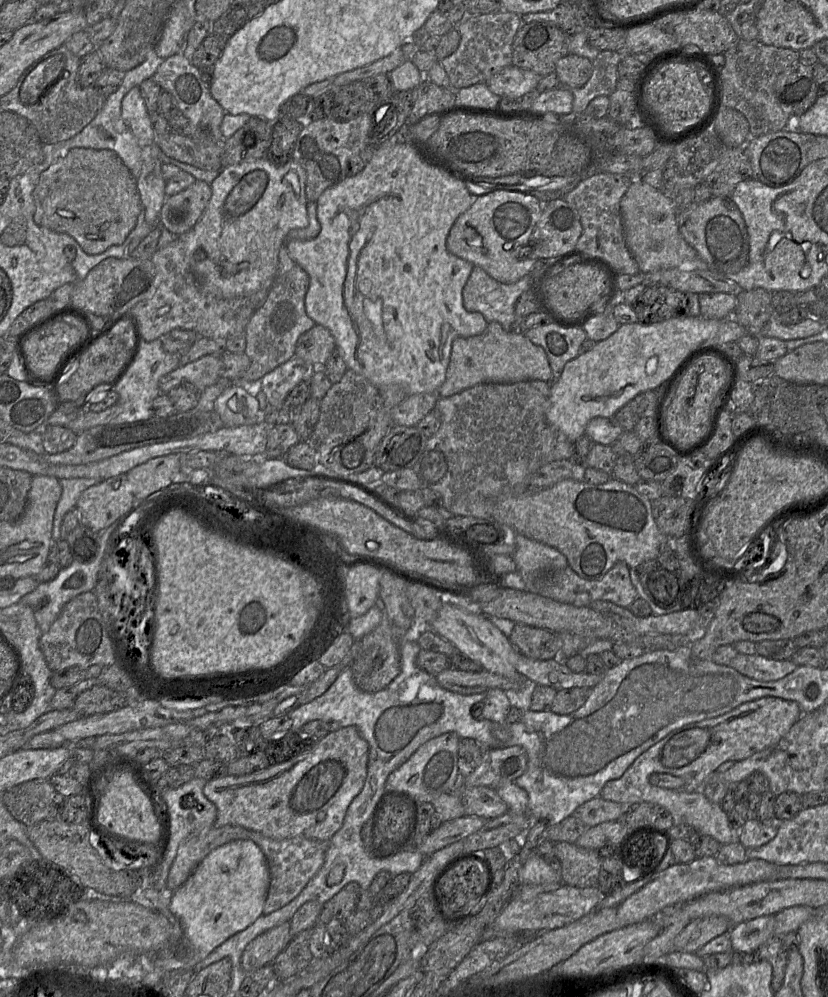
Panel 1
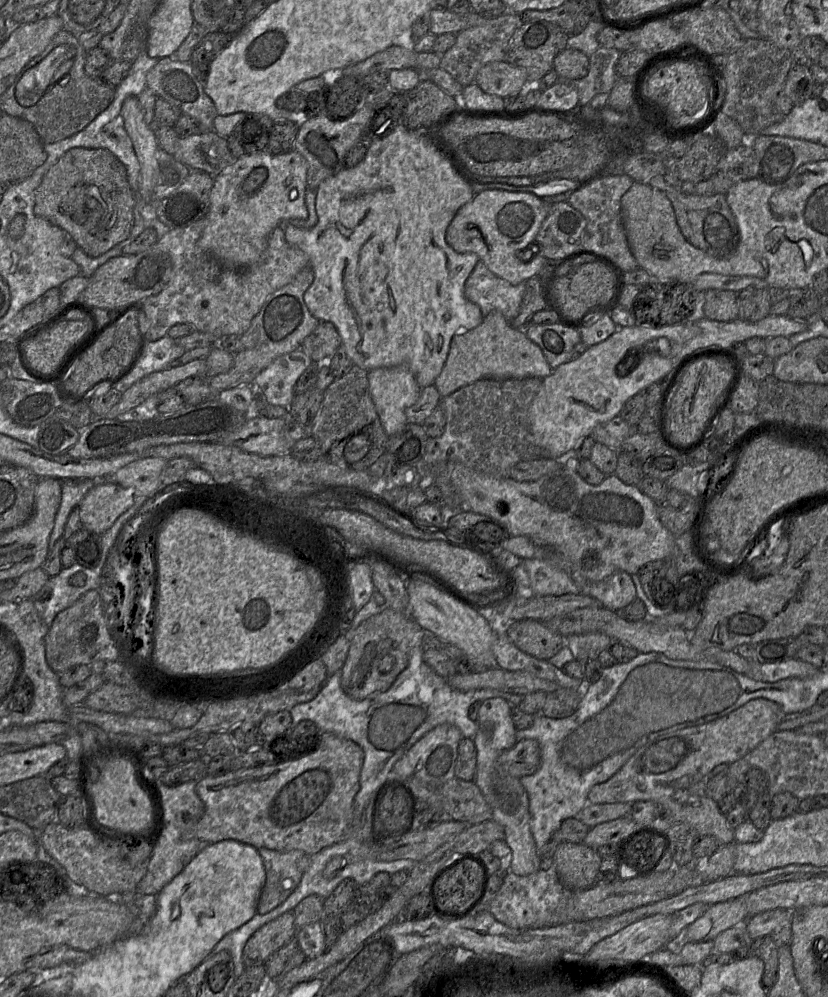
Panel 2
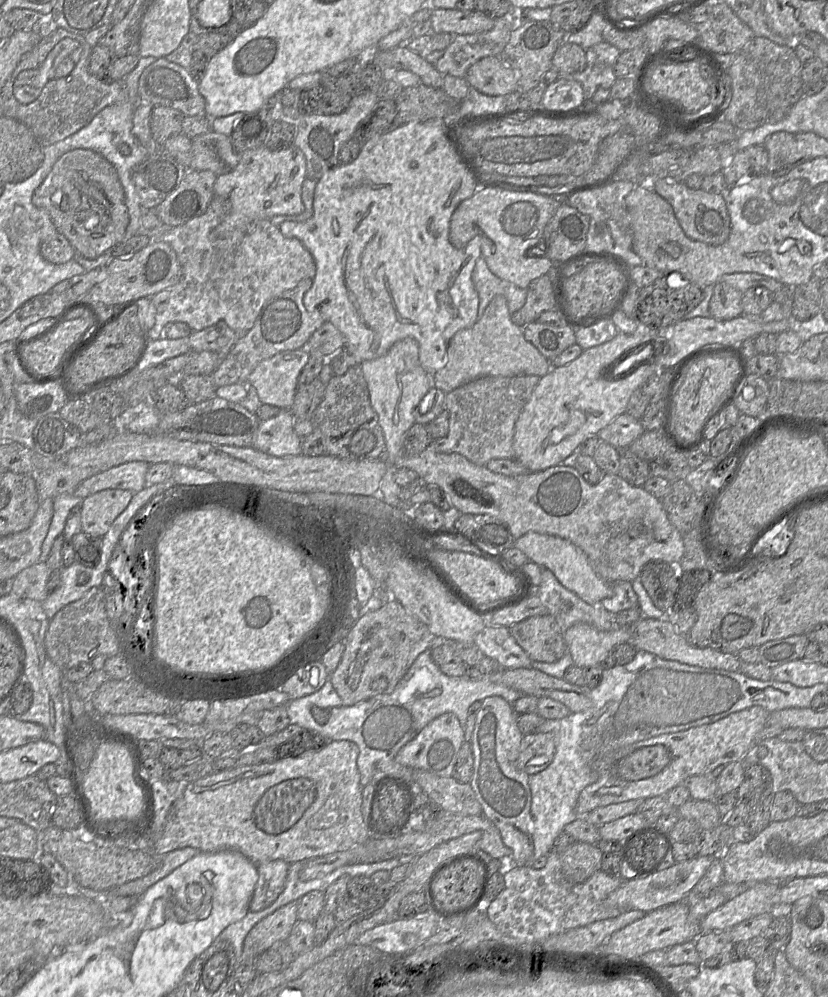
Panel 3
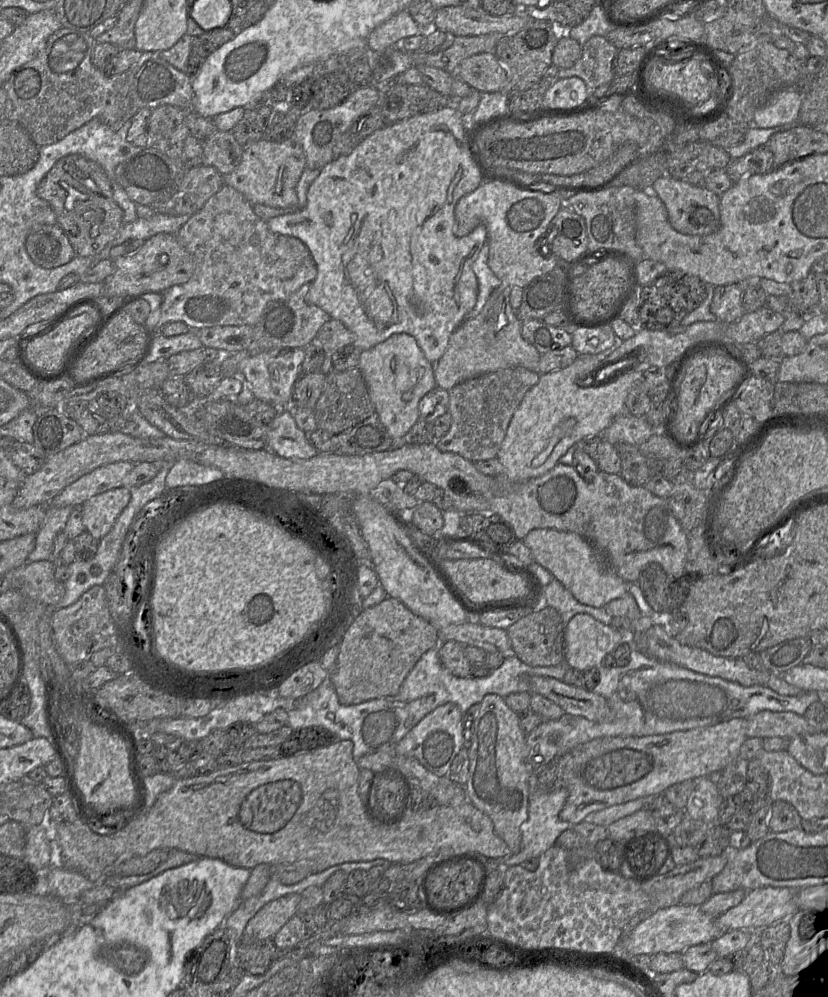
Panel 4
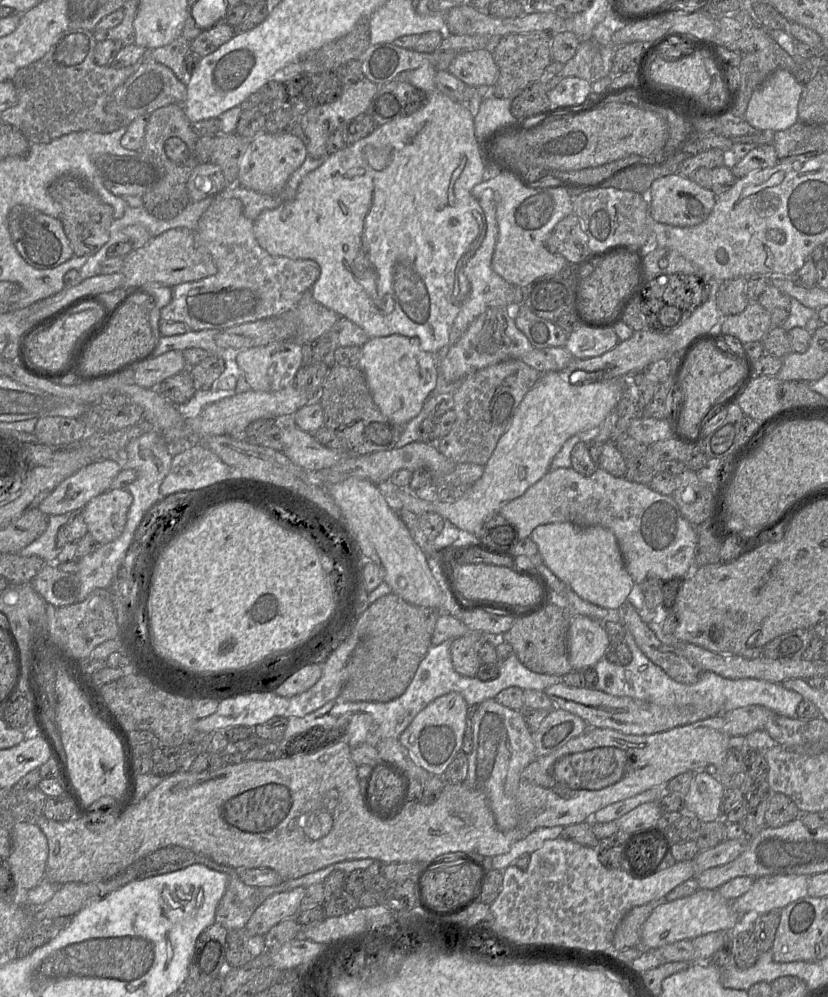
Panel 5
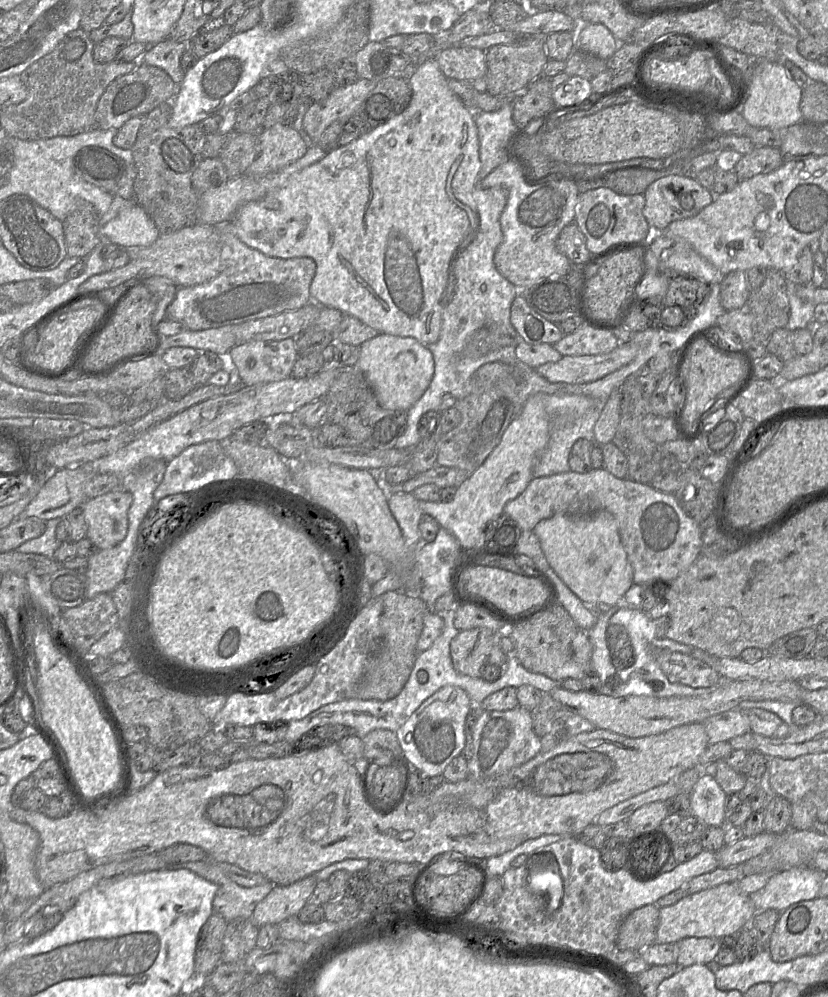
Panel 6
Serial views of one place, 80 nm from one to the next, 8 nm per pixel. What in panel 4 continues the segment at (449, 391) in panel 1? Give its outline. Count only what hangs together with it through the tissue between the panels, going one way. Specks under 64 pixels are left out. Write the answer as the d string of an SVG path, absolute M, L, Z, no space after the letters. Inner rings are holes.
M502 284L494 289L481 312L474 318L465 319L451 334L444 354L434 364L434 376L438 388L449 391L461 382L478 375L510 367L524 367L537 371L541 354L522 337L521 321L516 316L516 310L511 307L509 296L508 285Z

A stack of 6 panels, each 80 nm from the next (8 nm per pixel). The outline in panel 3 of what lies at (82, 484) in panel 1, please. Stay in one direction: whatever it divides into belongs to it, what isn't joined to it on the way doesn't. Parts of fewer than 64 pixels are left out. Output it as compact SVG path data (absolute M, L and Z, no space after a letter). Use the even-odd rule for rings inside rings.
M61 493L53 498L53 517L47 535L42 543L39 561L45 562L48 558L56 537L63 533L64 526L71 509L82 503L84 498L73 493Z

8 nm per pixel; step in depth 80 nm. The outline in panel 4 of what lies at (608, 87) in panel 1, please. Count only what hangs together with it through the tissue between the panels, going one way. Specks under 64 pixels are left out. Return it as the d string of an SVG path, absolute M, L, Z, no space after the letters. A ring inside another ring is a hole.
M593 36L582 46L581 58L571 67L559 69L558 78L578 77L582 79L589 89L589 95L592 94L598 86L610 84L615 77L613 61L618 49L607 40L605 36Z

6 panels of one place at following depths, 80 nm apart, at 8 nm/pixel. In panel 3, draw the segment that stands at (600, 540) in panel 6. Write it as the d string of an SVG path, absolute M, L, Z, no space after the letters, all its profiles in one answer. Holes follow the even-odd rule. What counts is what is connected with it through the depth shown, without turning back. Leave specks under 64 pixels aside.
M530 531L515 540L514 547L521 550L530 561L552 571L564 587L588 604L599 604L613 595L613 583L599 577L583 551L568 540Z

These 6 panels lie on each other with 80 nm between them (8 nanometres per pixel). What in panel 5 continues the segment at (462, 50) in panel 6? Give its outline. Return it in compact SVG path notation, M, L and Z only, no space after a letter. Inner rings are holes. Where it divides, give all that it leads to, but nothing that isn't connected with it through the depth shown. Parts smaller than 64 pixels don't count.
M490 49L460 52L449 65L448 71L471 87L493 87L499 78L499 67Z

